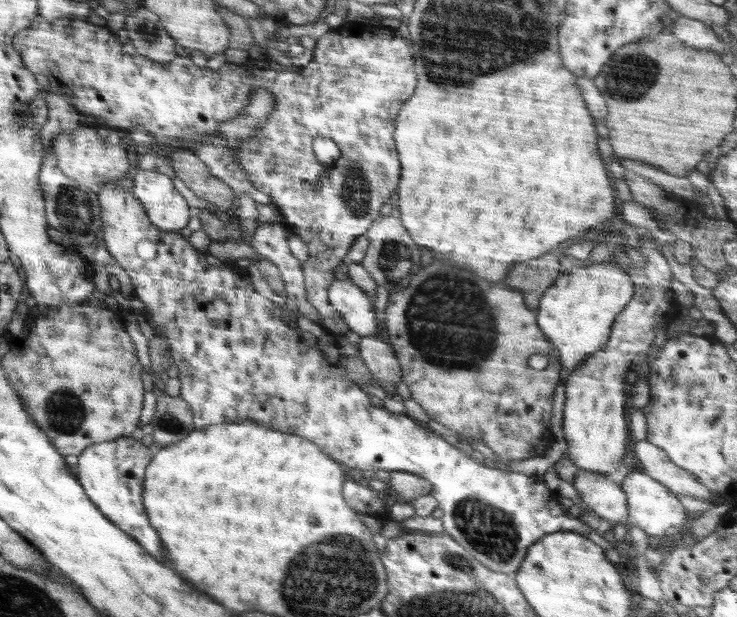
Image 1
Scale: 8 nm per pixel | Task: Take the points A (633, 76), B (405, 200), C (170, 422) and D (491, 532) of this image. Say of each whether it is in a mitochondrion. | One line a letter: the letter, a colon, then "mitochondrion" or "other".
A: mitochondrion
B: other
C: mitochondrion
D: mitochondrion

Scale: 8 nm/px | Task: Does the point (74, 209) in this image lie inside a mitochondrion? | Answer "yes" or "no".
yes

